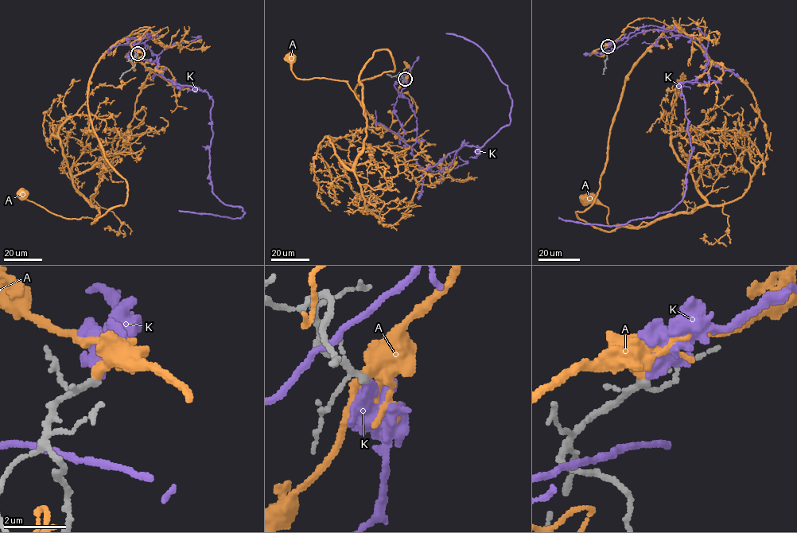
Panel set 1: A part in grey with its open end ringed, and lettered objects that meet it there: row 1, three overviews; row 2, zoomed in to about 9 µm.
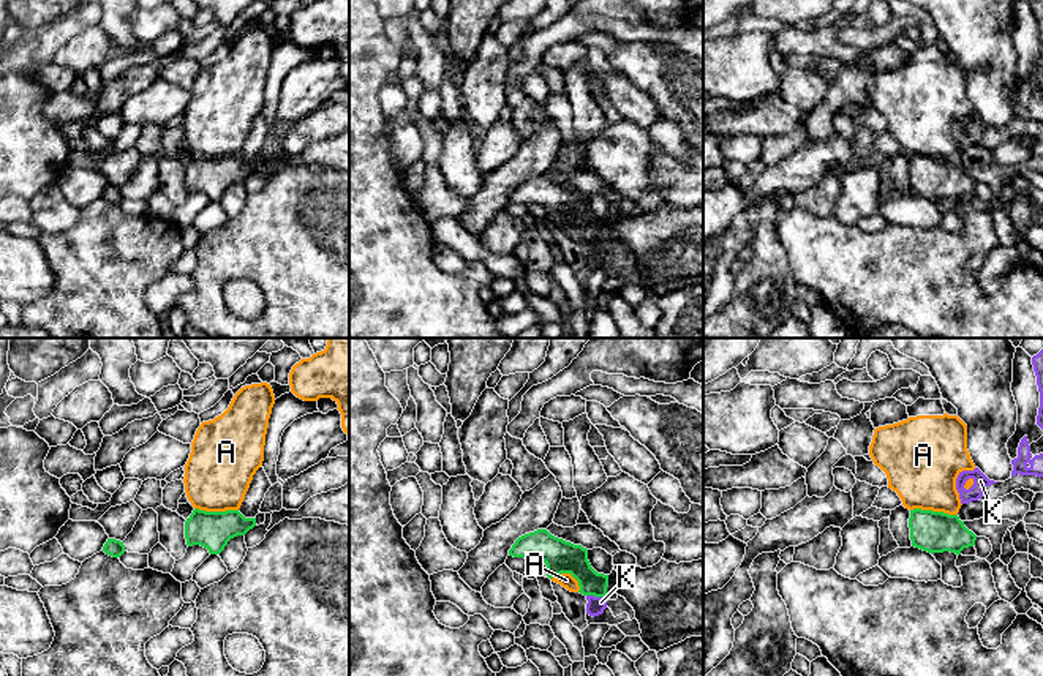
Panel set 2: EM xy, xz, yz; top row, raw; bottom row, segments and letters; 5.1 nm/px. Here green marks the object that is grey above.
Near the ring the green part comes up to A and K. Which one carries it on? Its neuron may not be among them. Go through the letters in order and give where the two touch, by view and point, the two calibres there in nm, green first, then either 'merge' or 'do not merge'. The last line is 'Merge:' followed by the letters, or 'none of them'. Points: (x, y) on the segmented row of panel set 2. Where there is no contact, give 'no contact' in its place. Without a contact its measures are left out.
A: yz (934, 512) | 200/380 nm | do not merge
K: xz (596, 596) | 160/90 nm | do not merge
Merge: none of them

